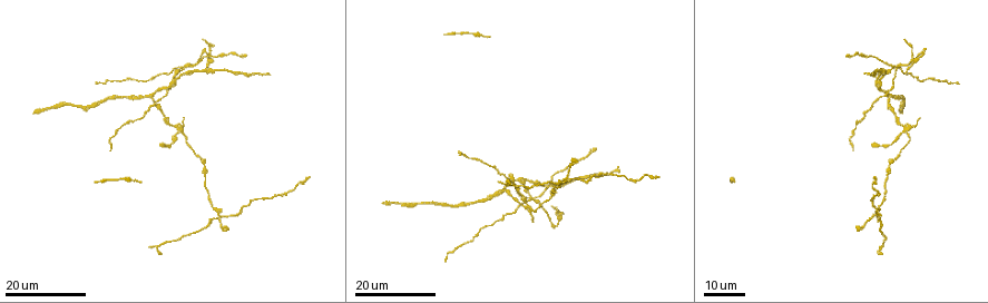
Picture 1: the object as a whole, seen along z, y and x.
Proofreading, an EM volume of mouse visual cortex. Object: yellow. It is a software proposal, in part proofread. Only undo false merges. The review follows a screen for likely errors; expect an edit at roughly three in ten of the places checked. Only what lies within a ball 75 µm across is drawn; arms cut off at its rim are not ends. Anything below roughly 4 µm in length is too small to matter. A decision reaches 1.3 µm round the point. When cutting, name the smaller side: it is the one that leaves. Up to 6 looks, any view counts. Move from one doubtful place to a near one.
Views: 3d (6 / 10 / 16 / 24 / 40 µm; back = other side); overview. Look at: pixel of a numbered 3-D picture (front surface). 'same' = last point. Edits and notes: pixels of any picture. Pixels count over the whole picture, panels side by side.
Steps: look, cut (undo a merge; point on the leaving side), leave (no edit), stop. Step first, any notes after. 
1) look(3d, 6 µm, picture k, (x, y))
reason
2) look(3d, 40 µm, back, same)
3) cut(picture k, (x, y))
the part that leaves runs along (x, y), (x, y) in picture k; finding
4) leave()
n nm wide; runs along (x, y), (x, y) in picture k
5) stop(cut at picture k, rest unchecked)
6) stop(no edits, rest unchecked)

look(3d, 16 µm, picture 1, (898, 68))
two arms at a narrow angle

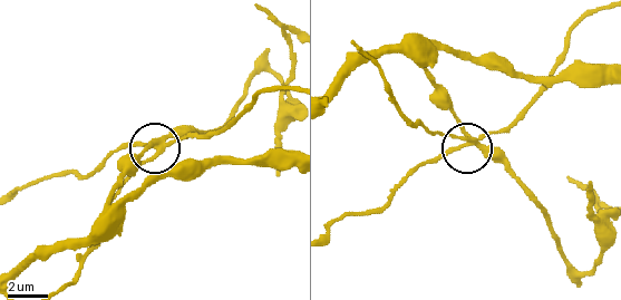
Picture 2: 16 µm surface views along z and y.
look(3d, 6 µm, picture 2, (468, 139))
closer look

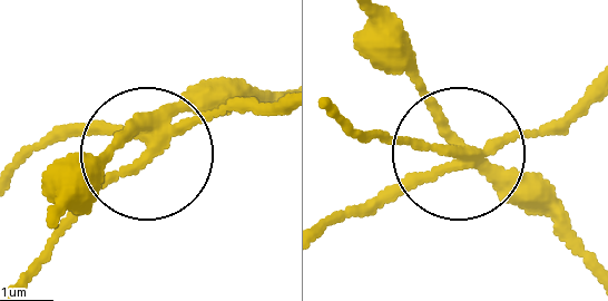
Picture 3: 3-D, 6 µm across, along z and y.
cut(picture 3, (414, 147))
5 arms; the part that leaves runs along (472, 157), (362, 130), (335, 108) in picture 3; a second neuron is stuck on

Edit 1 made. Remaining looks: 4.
look(overview)

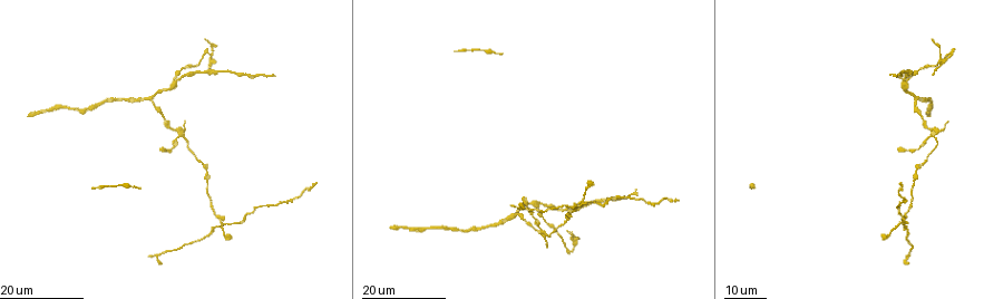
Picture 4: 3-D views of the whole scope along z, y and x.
look(3d, 24 µm, picture 4, (150, 101))
a fork

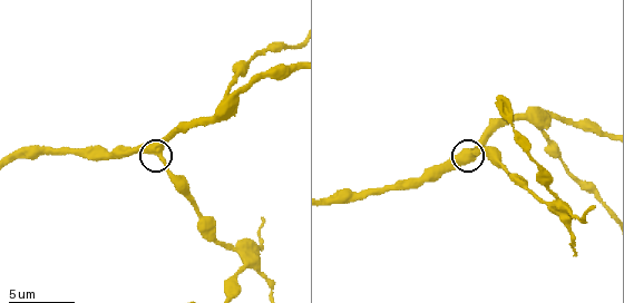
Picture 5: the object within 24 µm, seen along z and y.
look(3d, 6 µm, picture 5, (155, 152))
closer look

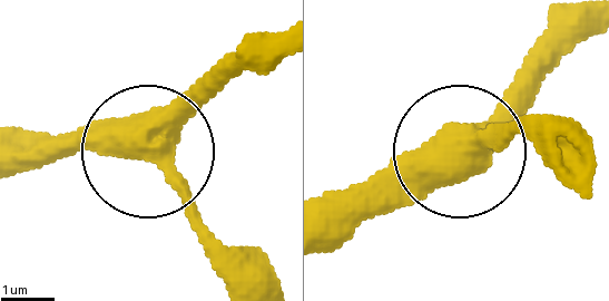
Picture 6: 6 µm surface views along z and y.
leave()
3 arms; runs along (276, 31), (143, 146), (40, 151) in picture 6; continuous, no second neuron

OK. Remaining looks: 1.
stop(cut at picture 3, rest unchecked)

